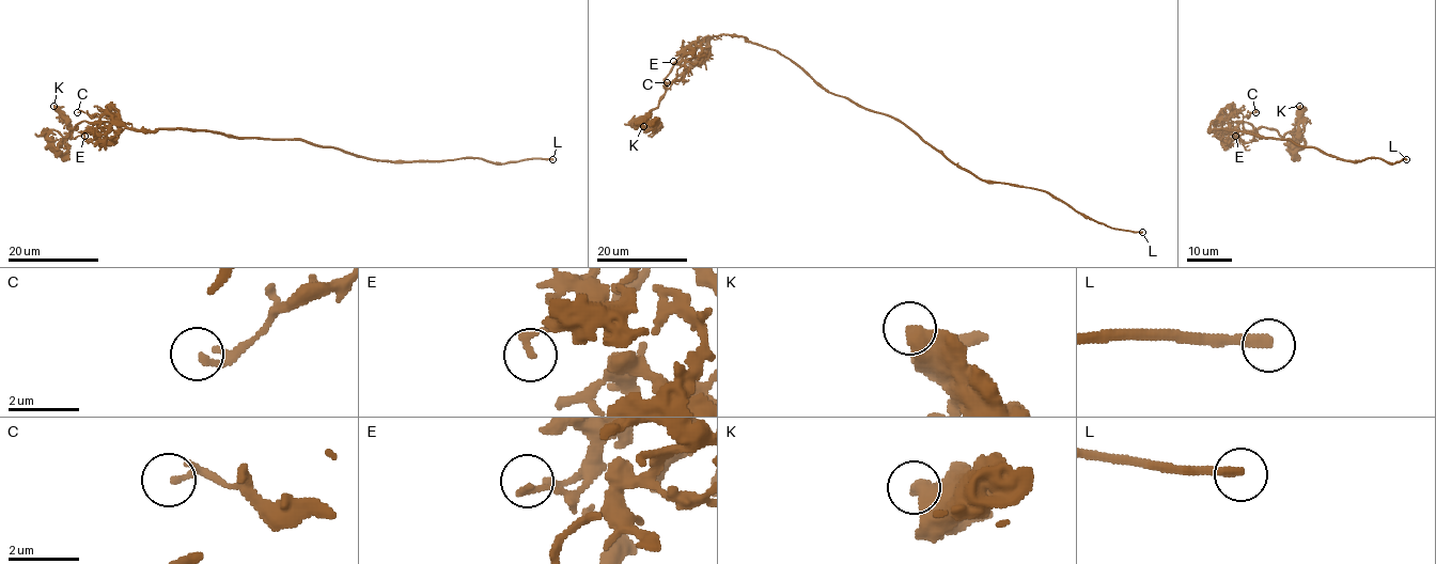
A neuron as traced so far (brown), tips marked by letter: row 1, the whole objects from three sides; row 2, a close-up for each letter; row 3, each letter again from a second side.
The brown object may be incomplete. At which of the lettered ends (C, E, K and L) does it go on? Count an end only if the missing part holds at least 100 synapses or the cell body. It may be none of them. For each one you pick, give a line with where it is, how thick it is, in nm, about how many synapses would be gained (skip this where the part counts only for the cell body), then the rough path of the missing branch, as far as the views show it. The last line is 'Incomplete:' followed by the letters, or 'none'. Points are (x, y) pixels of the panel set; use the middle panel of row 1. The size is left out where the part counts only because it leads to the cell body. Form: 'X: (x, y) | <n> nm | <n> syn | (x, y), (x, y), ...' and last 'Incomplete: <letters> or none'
Incomplete: none

